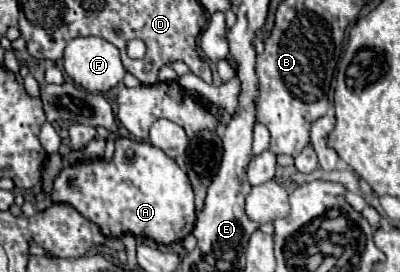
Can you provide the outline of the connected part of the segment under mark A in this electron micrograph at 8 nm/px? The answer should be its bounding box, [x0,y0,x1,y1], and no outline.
[52,135,196,245]

